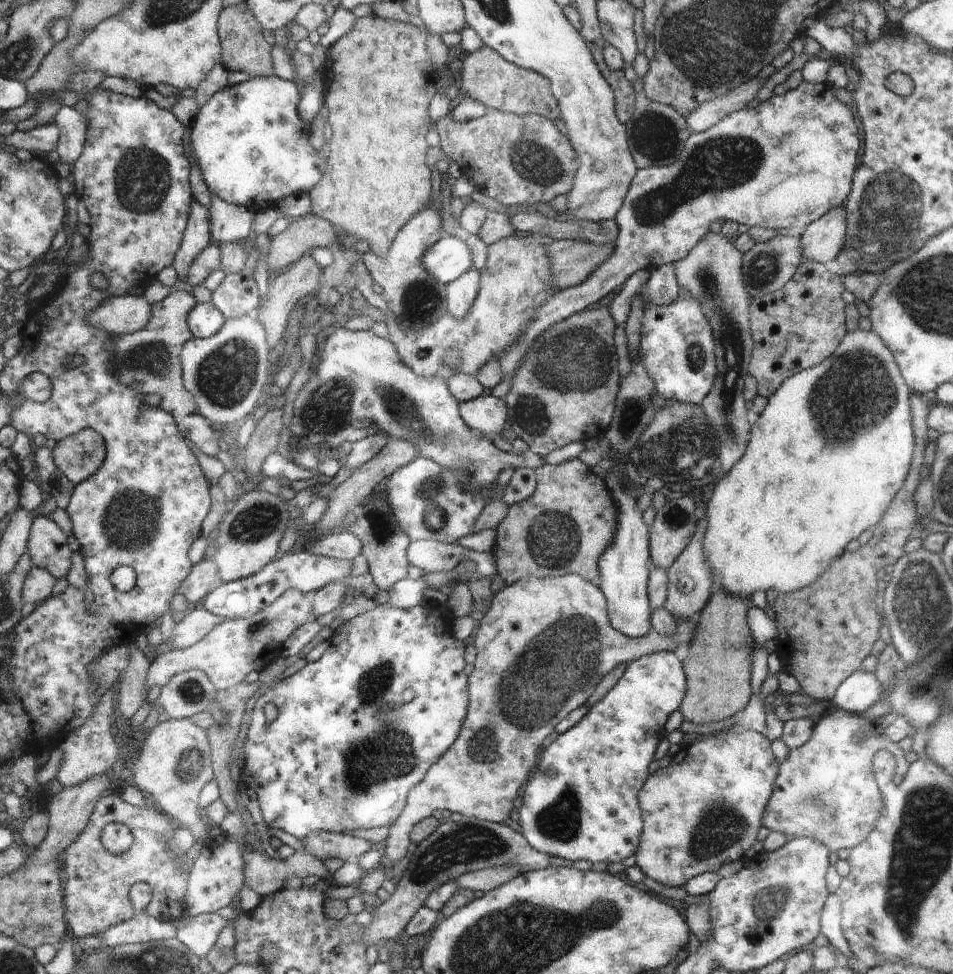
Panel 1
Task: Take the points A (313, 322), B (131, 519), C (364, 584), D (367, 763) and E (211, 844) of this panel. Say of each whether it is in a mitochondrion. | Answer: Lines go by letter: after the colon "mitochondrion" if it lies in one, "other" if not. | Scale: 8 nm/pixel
A: other
B: mitochondrion
C: other
D: mitochondrion
E: other

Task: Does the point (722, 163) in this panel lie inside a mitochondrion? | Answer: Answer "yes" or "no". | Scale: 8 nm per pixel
yes

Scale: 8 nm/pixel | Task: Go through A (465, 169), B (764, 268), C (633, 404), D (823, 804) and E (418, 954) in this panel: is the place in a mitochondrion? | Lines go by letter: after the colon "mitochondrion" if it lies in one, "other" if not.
A: other
B: mitochondrion
C: mitochondrion
D: mitochondrion
E: other

